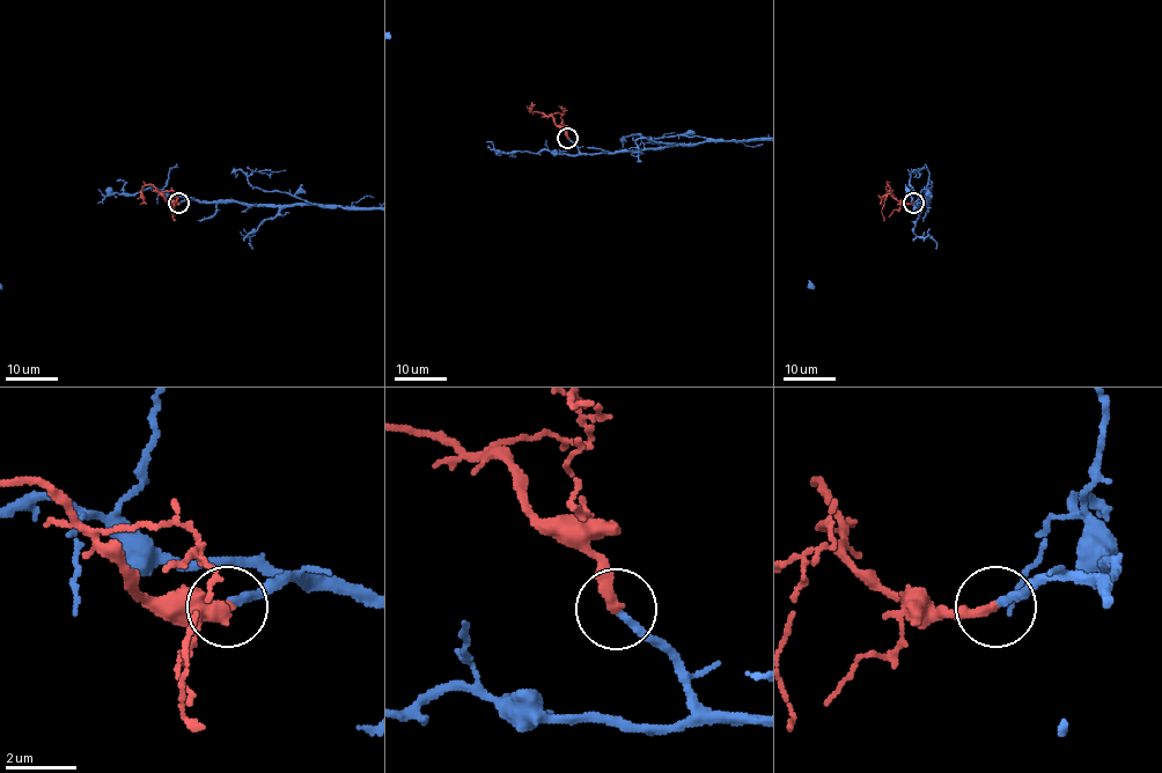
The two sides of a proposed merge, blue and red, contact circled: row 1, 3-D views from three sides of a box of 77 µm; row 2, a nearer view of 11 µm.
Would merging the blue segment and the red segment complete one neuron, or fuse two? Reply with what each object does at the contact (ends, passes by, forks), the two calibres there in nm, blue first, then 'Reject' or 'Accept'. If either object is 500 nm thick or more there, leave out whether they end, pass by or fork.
At the ring blue ends. At the ring red ends. Thickness 240 nm (blue) against 280 nm. Accept

